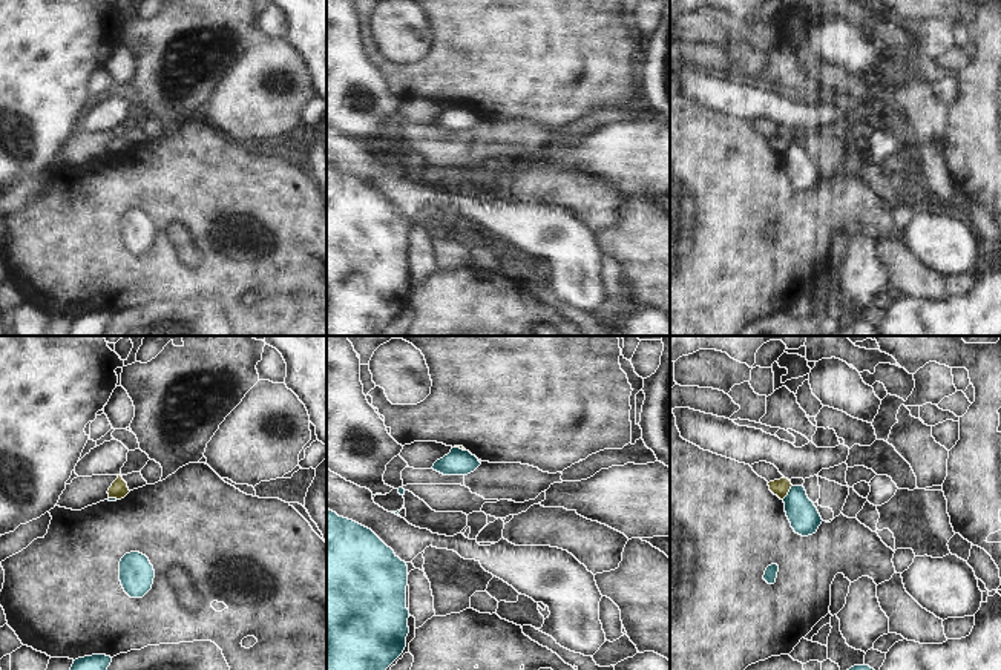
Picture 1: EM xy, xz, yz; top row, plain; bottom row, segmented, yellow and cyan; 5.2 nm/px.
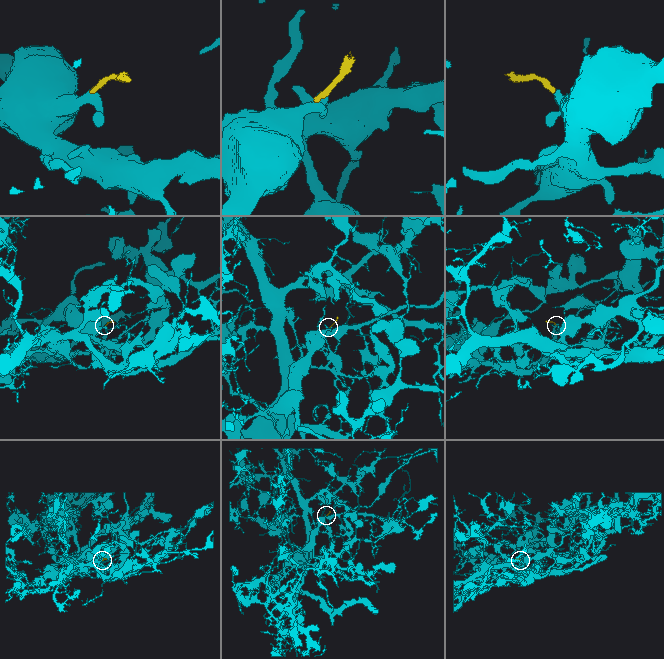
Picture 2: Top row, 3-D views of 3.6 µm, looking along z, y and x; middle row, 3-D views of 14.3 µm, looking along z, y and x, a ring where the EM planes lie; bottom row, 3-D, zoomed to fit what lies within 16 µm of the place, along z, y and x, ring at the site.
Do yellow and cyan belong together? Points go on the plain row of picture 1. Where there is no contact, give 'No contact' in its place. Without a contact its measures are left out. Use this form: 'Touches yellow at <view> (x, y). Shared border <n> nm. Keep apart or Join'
Touches yellow at yz (788, 147). Shared border 90 nm. Keep apart.

